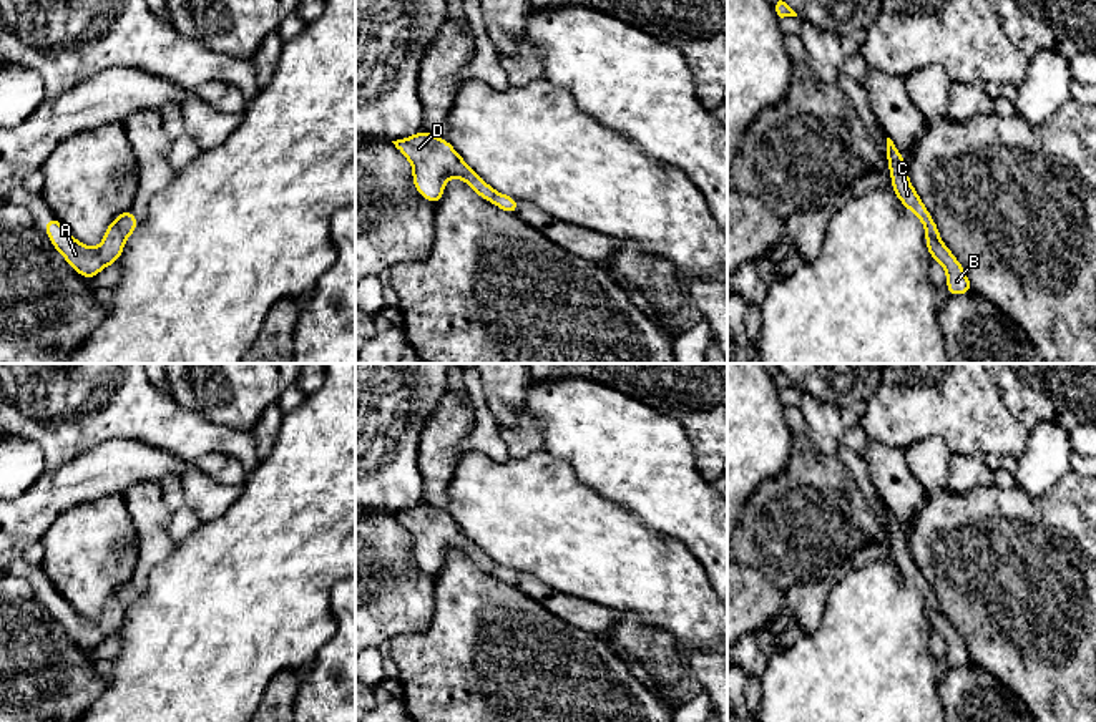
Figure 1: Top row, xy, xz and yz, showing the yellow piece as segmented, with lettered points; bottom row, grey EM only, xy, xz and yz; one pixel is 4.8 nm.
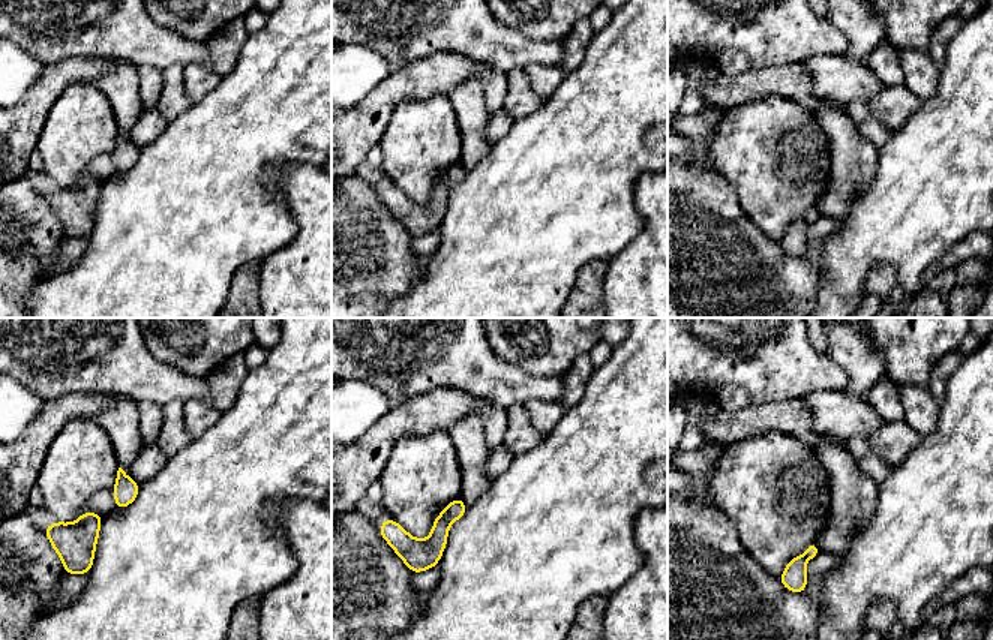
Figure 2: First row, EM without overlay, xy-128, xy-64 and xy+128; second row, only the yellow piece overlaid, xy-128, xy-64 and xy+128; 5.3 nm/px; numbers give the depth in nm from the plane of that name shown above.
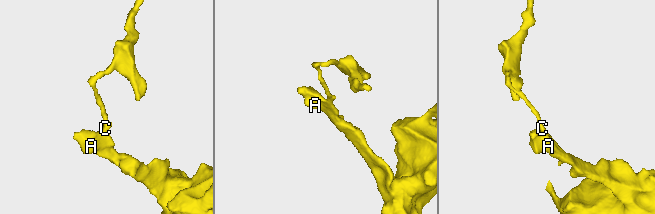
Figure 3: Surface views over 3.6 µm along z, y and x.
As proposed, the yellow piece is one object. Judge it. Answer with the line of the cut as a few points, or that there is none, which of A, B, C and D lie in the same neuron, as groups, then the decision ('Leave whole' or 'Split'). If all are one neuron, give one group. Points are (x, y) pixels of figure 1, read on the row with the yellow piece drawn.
Split along xy (115, 221), (125, 241). Groups: A B D / C. Split

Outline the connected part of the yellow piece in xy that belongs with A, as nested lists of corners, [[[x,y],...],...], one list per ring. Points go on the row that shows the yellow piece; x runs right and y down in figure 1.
[[[55,217],[43,224],[55,249],[85,279],[100,274],[106,266],[118,262],[125,241],[116,222],[111,222],[100,247],[88,247],[78,242]]]

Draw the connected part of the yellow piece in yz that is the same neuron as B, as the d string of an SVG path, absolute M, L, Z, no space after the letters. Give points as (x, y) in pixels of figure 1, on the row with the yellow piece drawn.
M927 237L927 249L933 261L940 262L947 272L947 290L950 295L973 292L965 269L952 254L952 251L937 237Z

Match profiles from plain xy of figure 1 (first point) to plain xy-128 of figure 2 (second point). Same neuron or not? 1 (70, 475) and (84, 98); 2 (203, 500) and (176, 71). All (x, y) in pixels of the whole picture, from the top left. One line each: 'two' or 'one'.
1: two
2: one

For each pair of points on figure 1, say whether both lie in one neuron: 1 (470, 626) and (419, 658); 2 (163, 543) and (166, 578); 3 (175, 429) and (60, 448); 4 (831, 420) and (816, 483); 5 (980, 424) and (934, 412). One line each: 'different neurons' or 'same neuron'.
1: same neuron
2: different neurons
3: same neuron
4: different neurons
5: same neuron

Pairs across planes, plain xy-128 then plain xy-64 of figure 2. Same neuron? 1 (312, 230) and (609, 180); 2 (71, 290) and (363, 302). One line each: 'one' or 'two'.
1: two
2: two

